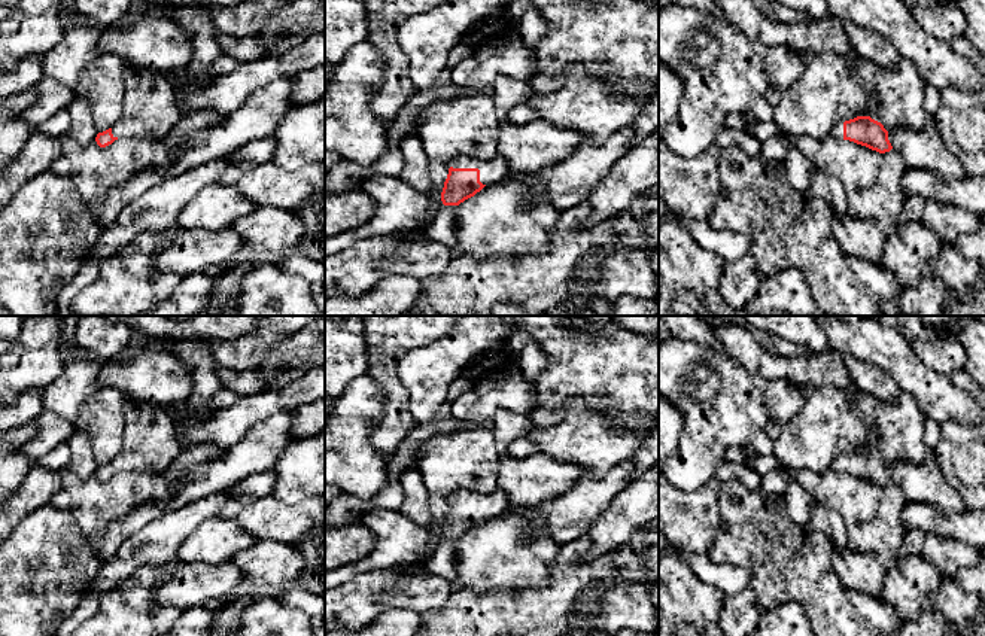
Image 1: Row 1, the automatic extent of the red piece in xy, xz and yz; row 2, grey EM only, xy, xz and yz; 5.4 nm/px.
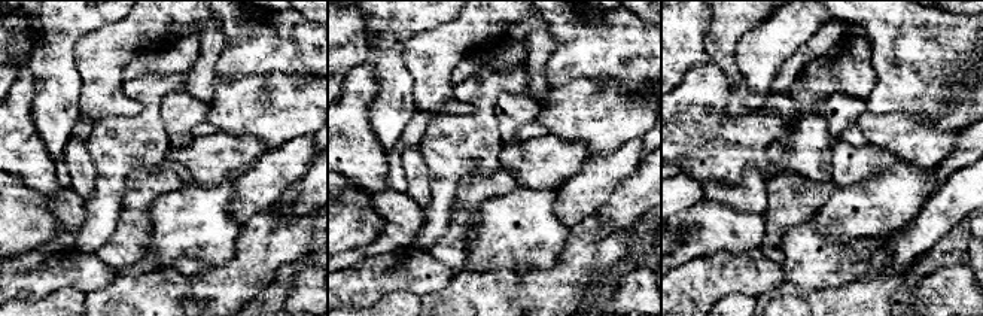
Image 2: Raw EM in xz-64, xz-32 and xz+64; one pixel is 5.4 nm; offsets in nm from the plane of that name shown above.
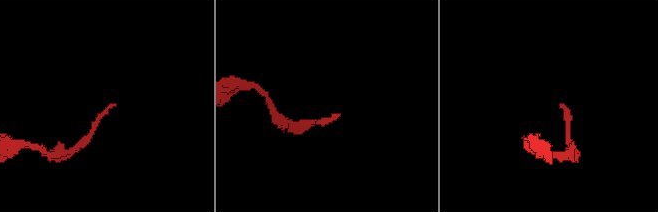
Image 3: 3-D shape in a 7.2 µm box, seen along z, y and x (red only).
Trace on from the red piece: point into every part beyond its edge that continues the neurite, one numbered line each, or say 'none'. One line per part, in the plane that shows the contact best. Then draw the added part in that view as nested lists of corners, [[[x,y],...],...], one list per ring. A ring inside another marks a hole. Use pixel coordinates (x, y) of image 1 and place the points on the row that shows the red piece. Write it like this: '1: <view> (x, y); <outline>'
1: xz (496, 169); [[[498,153],[486,161],[474,159],[468,155],[459,155],[452,159],[449,165],[453,168],[478,168],[480,182],[483,185],[496,183],[511,173],[510,162]]]

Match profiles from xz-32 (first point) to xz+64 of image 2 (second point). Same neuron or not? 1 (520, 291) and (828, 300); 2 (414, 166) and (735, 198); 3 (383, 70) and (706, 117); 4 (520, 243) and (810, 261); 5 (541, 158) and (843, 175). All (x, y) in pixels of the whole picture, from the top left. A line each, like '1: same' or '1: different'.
1: same
2: same
3: different
4: same
5: same

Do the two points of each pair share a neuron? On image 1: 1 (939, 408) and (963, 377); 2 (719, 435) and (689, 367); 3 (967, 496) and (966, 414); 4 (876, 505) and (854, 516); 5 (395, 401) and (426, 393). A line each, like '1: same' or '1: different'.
1: different
2: same
3: different
4: same
5: different

